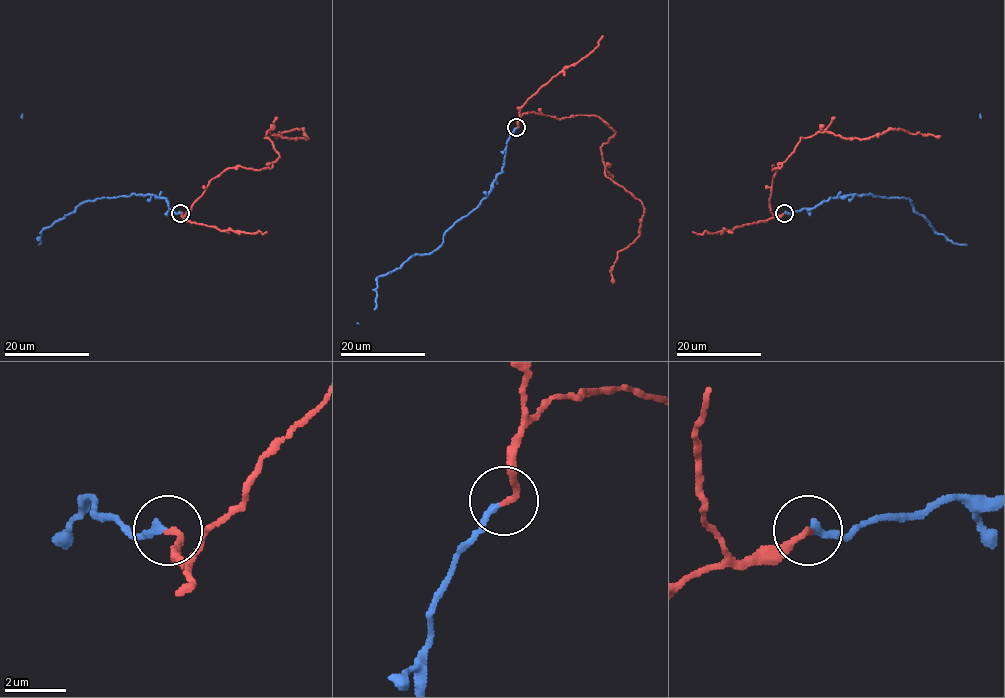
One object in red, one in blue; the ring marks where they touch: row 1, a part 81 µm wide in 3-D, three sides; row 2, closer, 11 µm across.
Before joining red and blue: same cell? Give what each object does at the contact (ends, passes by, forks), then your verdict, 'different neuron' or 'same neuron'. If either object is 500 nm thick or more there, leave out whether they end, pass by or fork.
red ends | blue ends | same neuron

